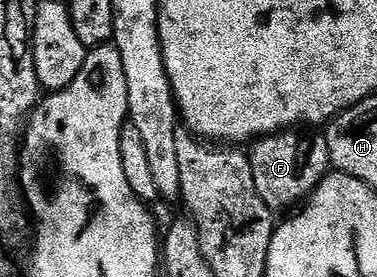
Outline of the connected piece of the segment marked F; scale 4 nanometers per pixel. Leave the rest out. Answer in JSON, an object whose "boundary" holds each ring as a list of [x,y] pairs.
{"boundary":[[[295,134],[265,136],[256,139],[249,148],[257,194],[261,194],[261,202],[265,202],[272,210],[306,201],[333,168],[326,135],[319,134],[308,144],[299,144],[298,138],[291,135]]]}

